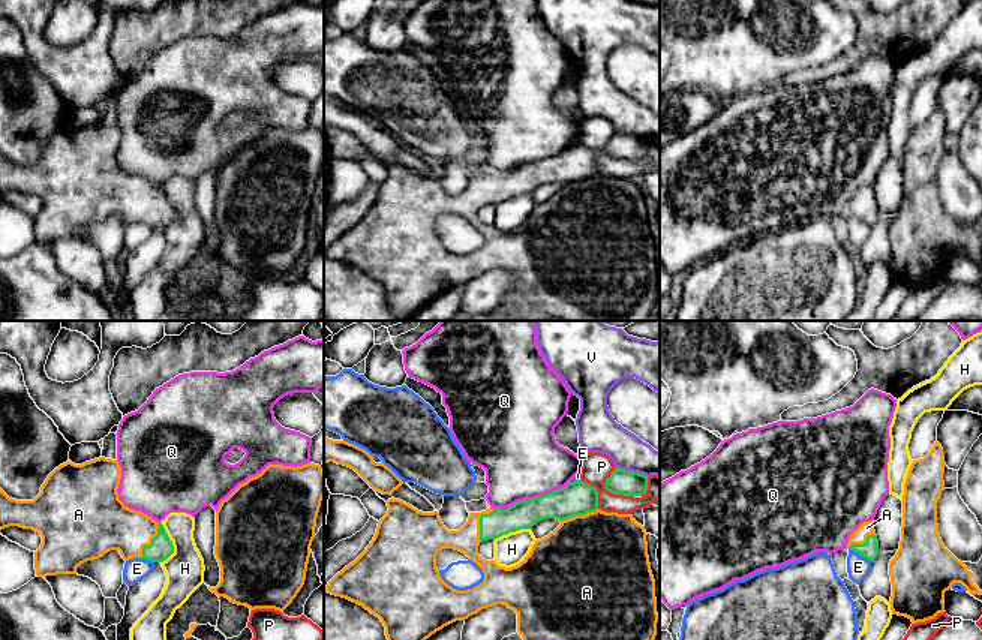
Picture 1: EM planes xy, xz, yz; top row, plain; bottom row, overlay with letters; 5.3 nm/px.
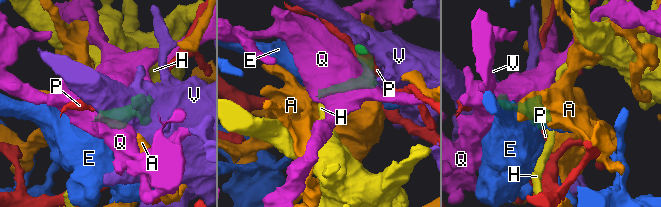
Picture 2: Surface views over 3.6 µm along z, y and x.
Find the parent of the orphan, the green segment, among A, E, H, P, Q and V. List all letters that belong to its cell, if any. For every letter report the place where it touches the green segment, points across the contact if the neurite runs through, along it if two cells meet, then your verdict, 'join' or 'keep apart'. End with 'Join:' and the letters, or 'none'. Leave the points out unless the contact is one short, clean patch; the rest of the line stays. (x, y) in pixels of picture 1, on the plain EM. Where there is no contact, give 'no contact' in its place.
A: contact xz (480, 186); join
E: contact yz (861, 219); keep apart
H: contact xy (171, 207); border xy (161, 186), (173, 210), (173, 216), (162, 227); keep apart
P: contact xz (609, 155); keep apart
Q: contact xz (538, 161); keep apart
V: contact xz (631, 135); keep apart
Join: A

